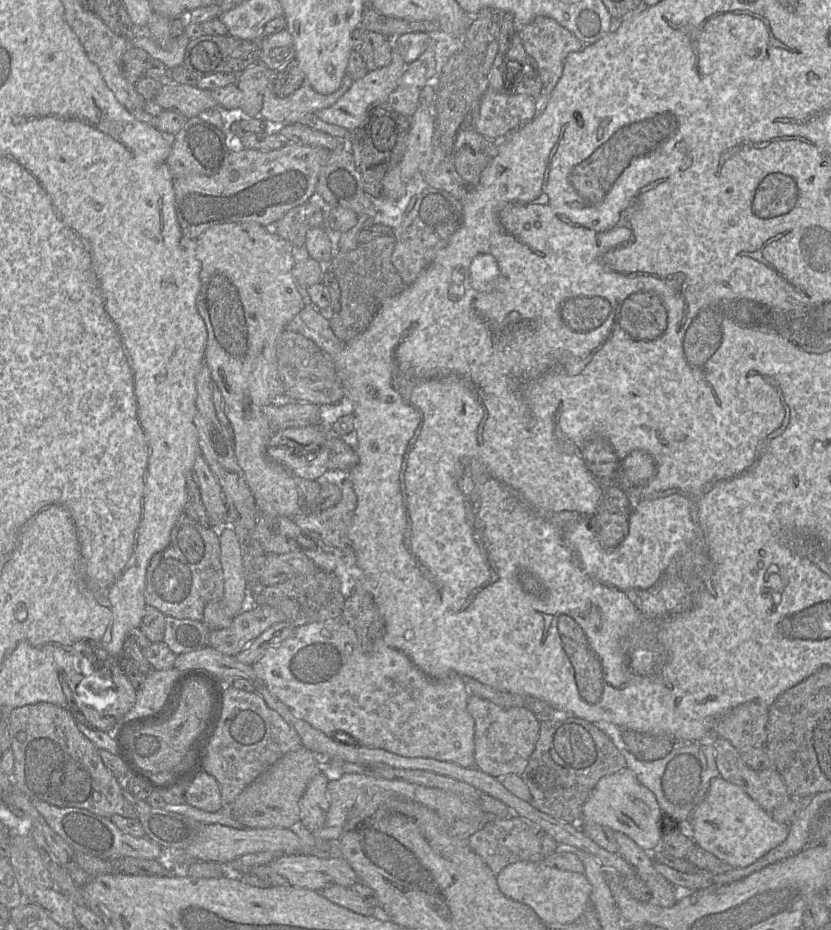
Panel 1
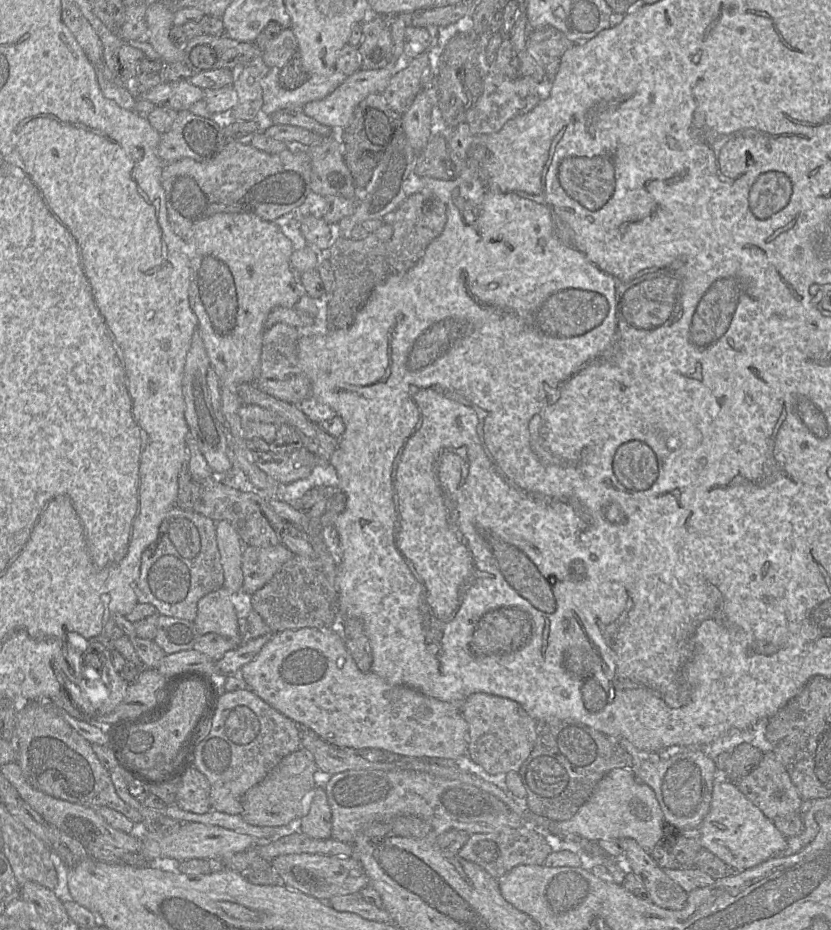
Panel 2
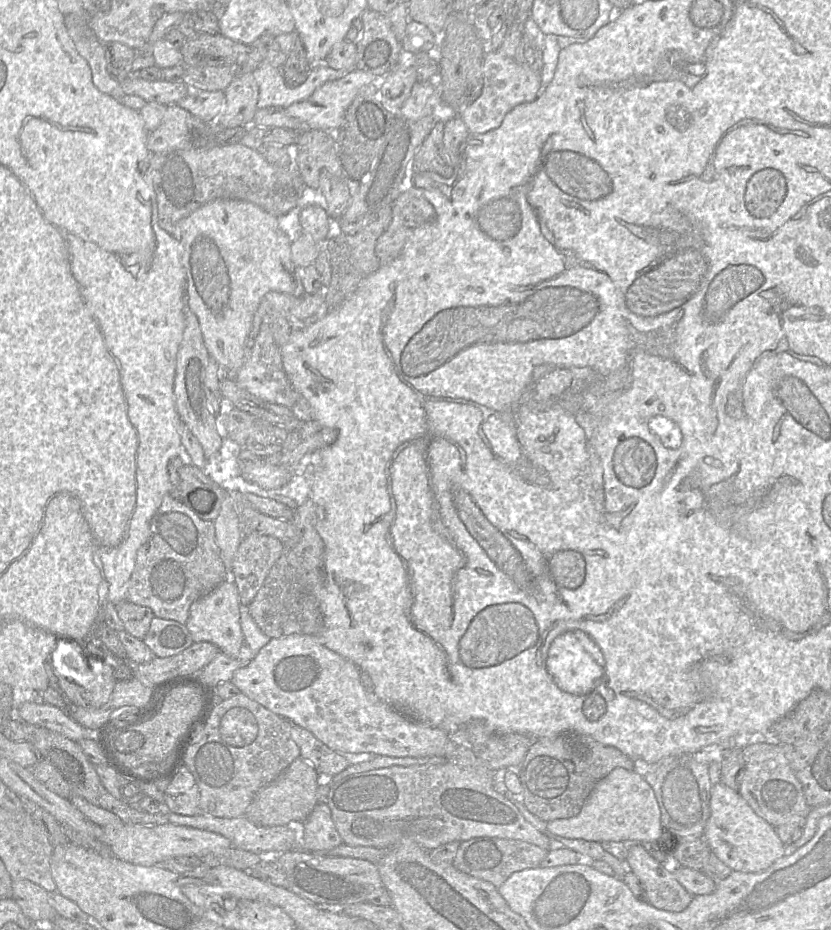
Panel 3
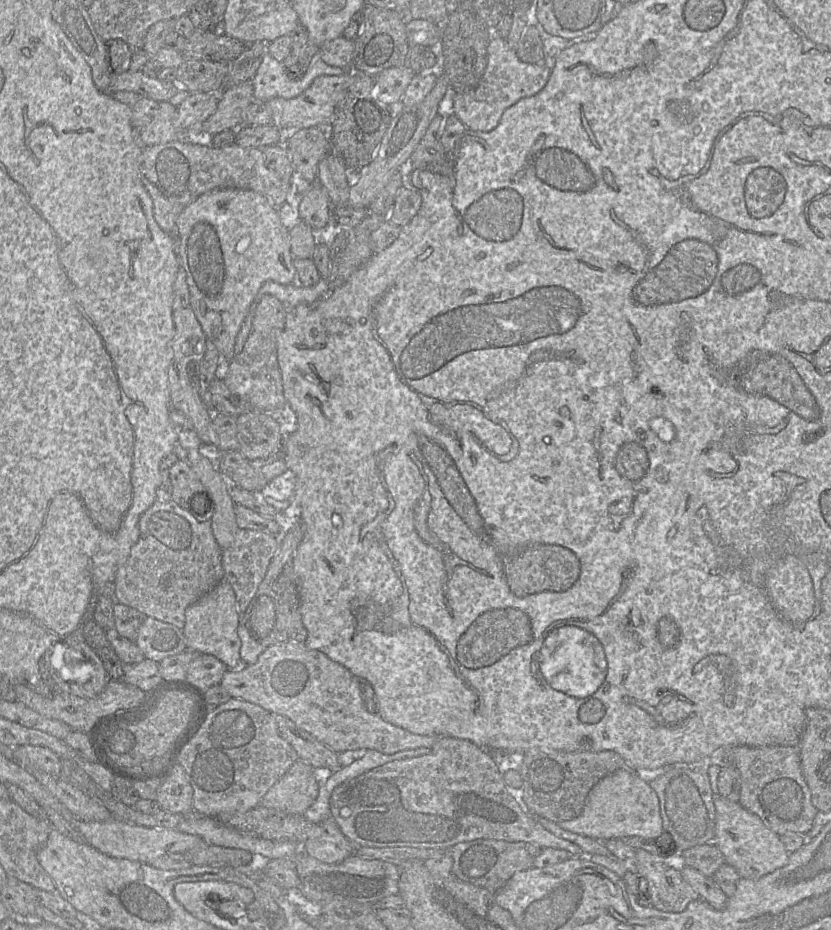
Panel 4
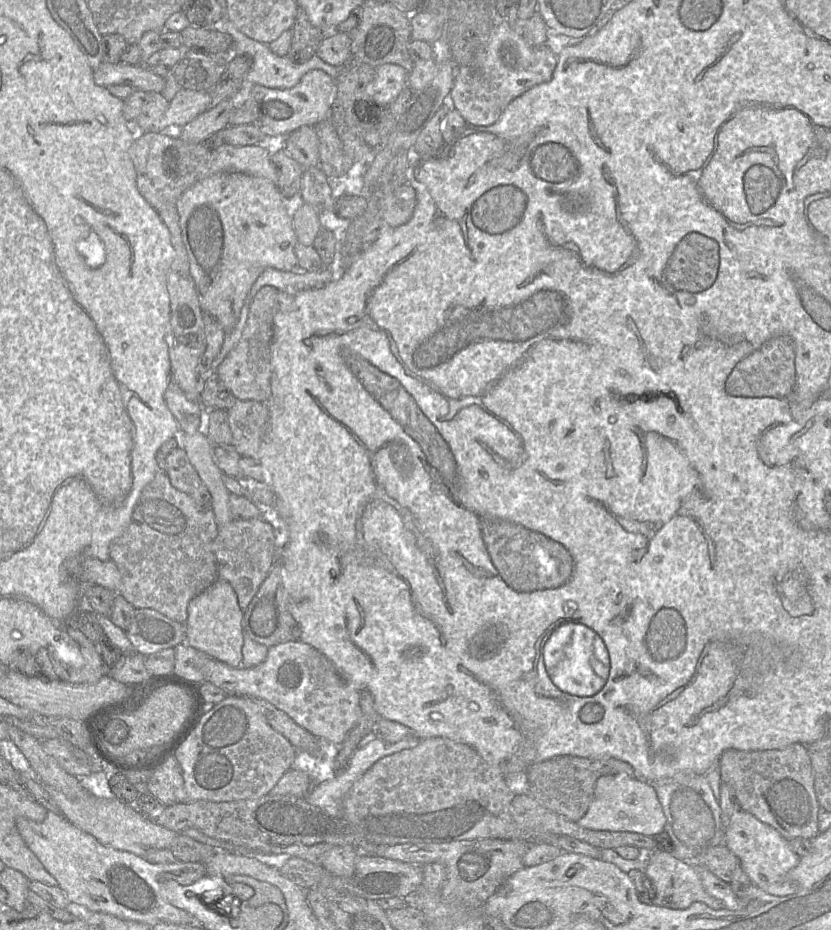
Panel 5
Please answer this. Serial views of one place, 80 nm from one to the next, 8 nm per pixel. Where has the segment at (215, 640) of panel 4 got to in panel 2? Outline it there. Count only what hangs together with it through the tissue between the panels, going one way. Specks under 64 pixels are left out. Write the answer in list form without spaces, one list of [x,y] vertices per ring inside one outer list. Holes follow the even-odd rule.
[[[225,586],[198,601],[197,616],[193,622],[200,636],[216,633],[236,643],[236,647],[242,644],[232,593]]]

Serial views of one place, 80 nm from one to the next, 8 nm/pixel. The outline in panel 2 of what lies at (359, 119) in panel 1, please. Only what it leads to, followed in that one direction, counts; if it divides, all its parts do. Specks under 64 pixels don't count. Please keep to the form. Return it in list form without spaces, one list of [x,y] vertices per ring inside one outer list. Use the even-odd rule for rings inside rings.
[[[396,15],[388,18],[393,49],[390,62],[381,69],[377,70],[358,70],[348,76],[346,80],[339,85],[332,93],[321,100],[308,102],[302,108],[305,115],[313,118],[318,123],[332,128],[335,132],[342,131],[352,121],[353,113],[357,105],[370,94],[382,94],[388,86],[392,76],[400,69],[402,63],[408,61],[403,53],[404,33],[406,29],[405,15]]]

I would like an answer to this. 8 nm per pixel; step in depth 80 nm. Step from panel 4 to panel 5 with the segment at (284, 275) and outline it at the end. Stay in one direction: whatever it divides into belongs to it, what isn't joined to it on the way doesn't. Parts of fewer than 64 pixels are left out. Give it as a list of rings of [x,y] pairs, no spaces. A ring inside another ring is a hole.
[[[219,173],[204,178],[196,182],[181,195],[176,203],[176,207],[179,214],[182,241],[189,259],[189,270],[195,282],[201,309],[203,313],[209,314],[223,328],[225,334],[228,334],[235,328],[239,320],[241,309],[251,287],[266,268],[294,272],[294,268],[298,264],[295,254],[295,246],[298,240],[293,225],[293,218],[286,211],[284,197],[277,184],[266,178],[251,176],[245,173]]]

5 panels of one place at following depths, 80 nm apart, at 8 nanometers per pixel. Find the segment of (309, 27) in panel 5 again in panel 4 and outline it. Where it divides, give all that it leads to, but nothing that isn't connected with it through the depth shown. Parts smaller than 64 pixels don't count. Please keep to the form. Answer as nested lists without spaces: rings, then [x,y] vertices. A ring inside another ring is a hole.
[[[299,22],[291,37],[290,53],[282,63],[287,76],[292,80],[299,80],[306,73],[320,48],[313,43],[307,29]]]

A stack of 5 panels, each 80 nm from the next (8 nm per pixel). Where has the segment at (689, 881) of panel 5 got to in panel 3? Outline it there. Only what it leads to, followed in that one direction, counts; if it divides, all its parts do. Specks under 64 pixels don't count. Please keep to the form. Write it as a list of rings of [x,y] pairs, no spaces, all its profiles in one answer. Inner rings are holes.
[[[640,843],[628,847],[625,861],[643,884],[647,903],[671,912],[681,912],[689,906],[693,896]]]

